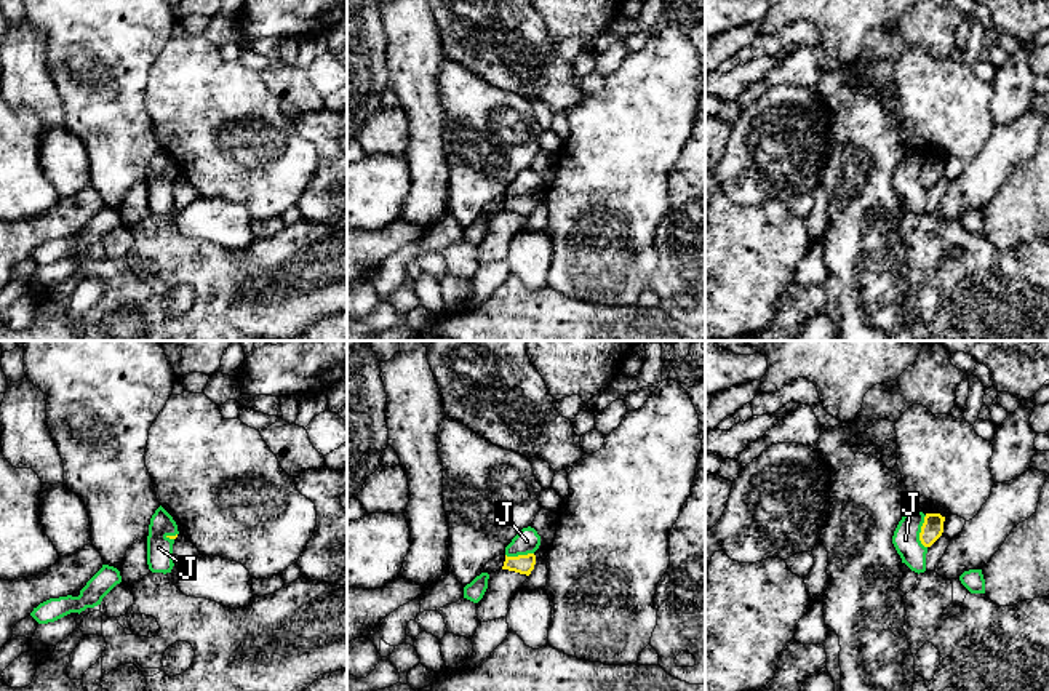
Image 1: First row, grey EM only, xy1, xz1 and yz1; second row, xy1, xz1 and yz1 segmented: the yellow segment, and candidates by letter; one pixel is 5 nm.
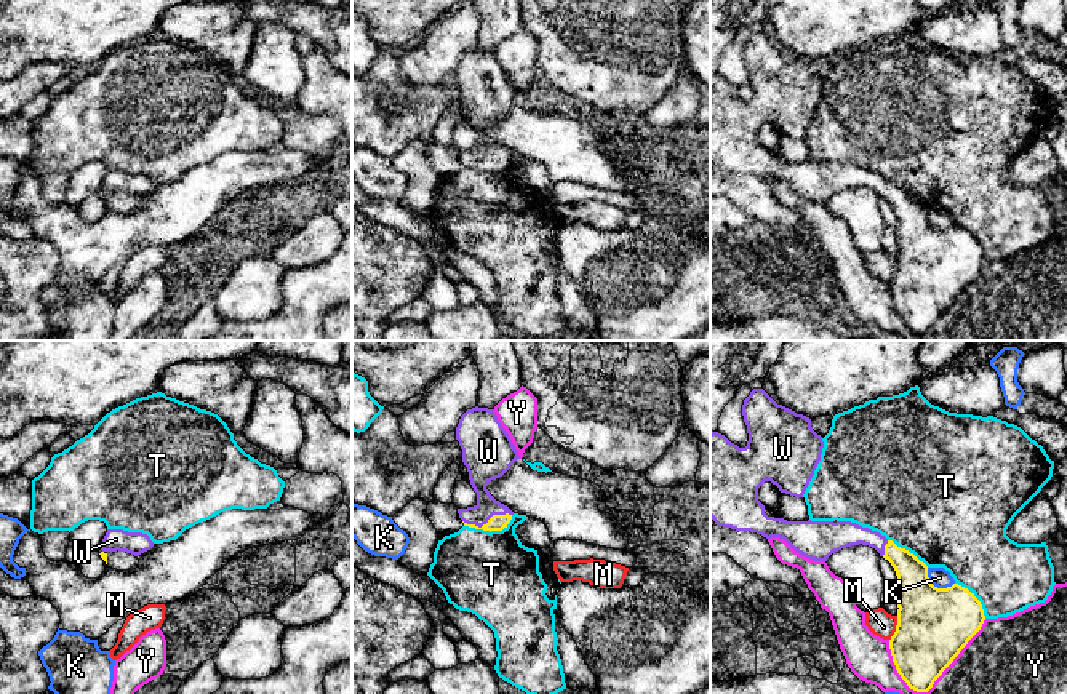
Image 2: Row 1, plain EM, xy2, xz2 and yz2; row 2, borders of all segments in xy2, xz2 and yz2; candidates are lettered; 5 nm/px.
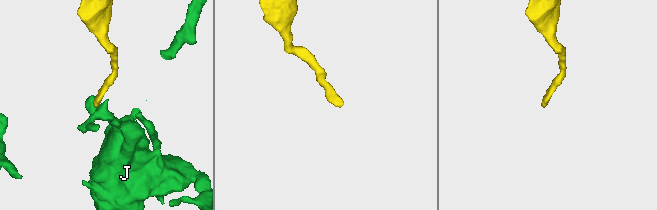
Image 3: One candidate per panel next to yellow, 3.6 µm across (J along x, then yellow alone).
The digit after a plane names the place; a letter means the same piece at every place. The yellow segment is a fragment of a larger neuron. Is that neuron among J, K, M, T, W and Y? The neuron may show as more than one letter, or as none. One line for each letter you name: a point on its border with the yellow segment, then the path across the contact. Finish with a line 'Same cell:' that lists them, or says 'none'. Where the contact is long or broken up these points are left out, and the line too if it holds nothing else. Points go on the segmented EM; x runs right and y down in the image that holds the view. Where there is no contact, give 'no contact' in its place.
W: meets yellow in xz2 at (488, 522); runs through xz2 (496, 522), (488, 522), (480, 474)
Same cell: W

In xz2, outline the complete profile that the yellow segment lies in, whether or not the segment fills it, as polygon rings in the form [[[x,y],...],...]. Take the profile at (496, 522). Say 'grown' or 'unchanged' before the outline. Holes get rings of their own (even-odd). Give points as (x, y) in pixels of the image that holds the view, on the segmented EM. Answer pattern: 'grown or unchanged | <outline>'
grown | [[[467,409],[456,427],[456,440],[462,449],[462,462],[477,493],[477,504],[458,509],[464,526],[483,531],[502,531],[514,512],[496,501],[486,489],[491,480],[502,477],[520,459],[509,433],[498,421],[494,409]]]

